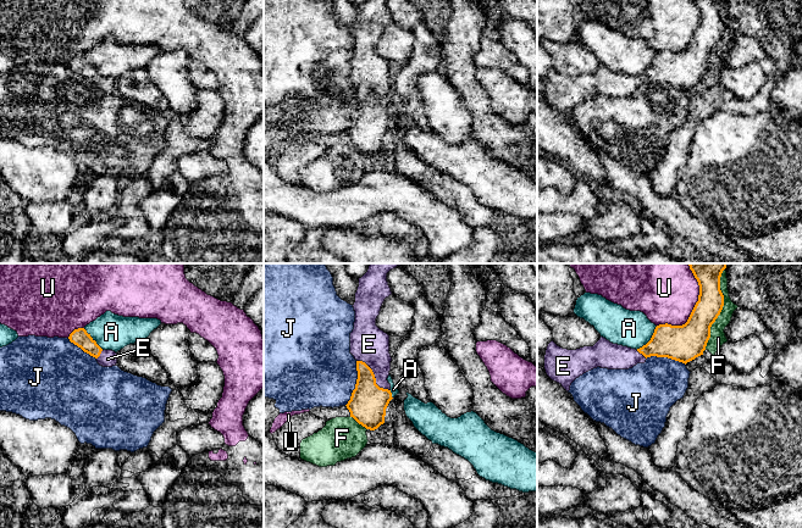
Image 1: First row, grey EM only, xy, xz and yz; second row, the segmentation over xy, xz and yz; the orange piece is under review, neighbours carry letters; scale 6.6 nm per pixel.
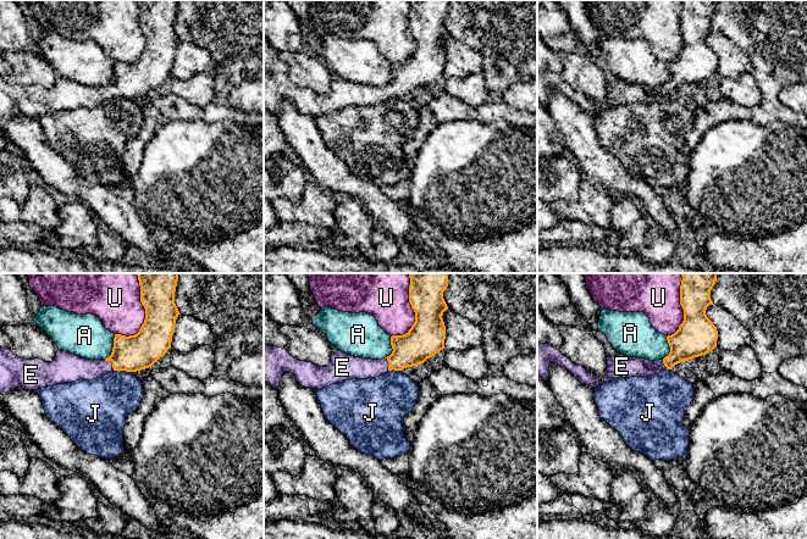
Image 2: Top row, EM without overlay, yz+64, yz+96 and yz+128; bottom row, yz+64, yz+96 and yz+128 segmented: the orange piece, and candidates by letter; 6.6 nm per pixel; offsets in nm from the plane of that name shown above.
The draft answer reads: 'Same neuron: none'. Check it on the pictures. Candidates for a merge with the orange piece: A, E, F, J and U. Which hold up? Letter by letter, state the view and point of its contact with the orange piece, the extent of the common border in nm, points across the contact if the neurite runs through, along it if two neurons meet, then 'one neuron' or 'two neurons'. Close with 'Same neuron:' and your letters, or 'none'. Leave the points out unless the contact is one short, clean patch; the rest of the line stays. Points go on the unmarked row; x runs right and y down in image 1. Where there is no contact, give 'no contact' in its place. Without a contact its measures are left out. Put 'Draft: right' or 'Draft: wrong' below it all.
A: yz (651, 66) | 220 nm | two neurons
E: xz (374, 103) | 300 nm | across xz (368, 131), (372, 121), (374, 103), (372, 81), (369, 71) | one neuron
F: yz (720, 38) | 550 nm | two neurons
J: xz (357, 110) | 300 nm | along xz (357, 88), (355, 115), (350, 126), (344, 132) | two neurons
U: yz (691, 39) | 420 nm | two neurons
Same neuron: E
Draft: wrong

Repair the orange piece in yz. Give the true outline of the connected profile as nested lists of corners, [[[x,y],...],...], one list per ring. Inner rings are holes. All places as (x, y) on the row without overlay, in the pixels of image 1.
[[[721,0],[693,2],[699,12],[699,22],[685,51],[657,52],[651,67],[637,77],[613,71],[603,63],[593,73],[576,77],[563,76],[552,67],[544,82],[547,102],[569,118],[576,105],[597,94],[629,96],[645,90],[651,83],[668,84],[686,91],[703,82],[710,65],[710,54],[724,33]]]

